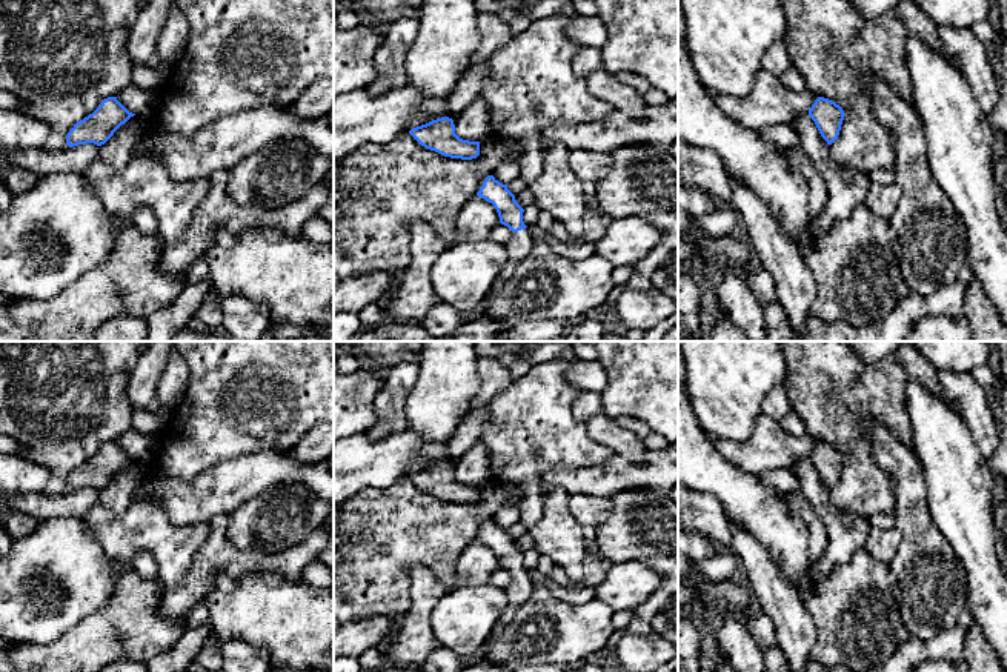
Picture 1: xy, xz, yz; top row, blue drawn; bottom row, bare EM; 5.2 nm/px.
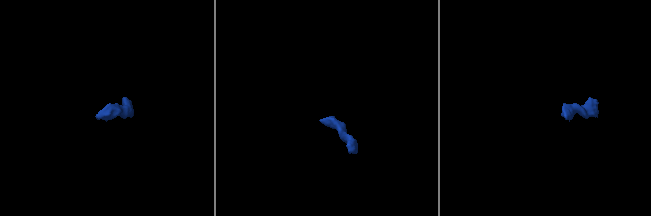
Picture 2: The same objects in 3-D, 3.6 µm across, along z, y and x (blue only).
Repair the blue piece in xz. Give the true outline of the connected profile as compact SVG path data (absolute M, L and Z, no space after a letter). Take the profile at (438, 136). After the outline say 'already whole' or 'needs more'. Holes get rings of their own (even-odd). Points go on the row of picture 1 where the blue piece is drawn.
M441 117L412 128L409 134L426 149L444 157L472 160L480 155L480 141L463 140L455 134L454 120Z; already whole

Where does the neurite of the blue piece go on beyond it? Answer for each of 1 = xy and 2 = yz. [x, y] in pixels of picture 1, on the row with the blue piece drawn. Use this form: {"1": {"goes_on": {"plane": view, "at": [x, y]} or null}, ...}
{"1": {"goes_on": null}, "2": {"goes_on": null}}

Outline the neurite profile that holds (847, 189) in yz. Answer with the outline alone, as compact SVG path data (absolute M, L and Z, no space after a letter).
M809 112L799 114L789 125L799 137L801 151L812 160L829 185L829 198L824 211L815 220L818 231L827 231L846 218L858 205L864 203L870 178L869 174L849 171L830 155L830 145L821 137Z

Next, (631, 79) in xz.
M616 72L613 77L621 83L636 89L641 95L652 88L647 78L635 72Z

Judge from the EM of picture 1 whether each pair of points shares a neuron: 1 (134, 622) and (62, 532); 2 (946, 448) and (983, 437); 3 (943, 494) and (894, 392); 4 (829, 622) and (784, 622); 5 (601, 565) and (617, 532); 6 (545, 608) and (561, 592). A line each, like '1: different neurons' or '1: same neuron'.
1: different neurons
2: different neurons
3: different neurons
4: different neurons
5: different neurons
6: different neurons

